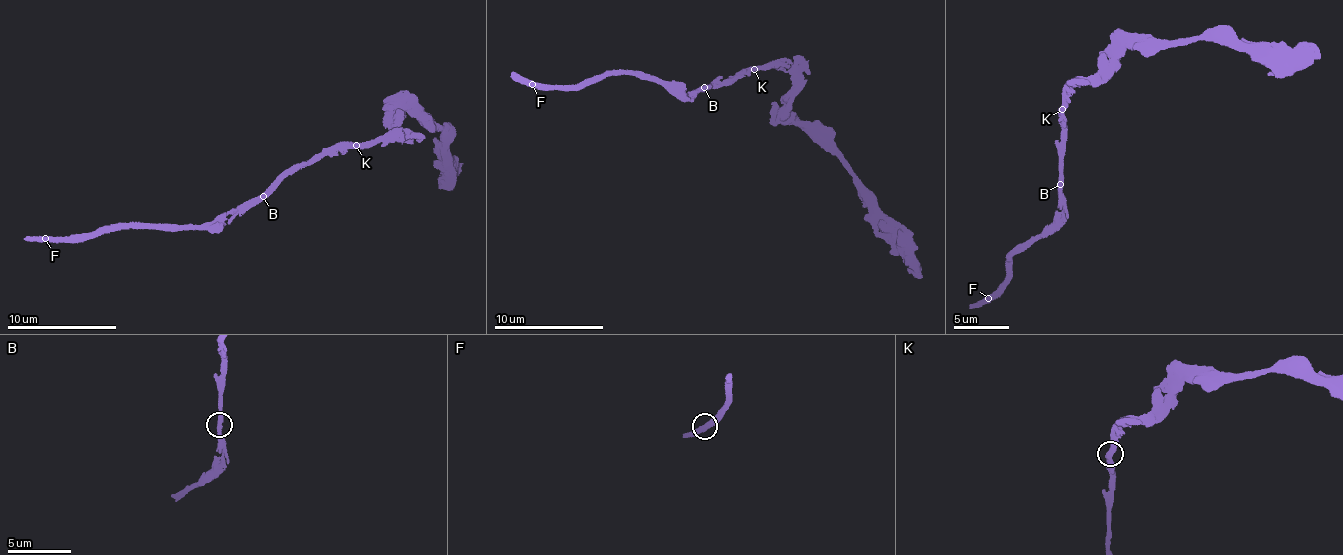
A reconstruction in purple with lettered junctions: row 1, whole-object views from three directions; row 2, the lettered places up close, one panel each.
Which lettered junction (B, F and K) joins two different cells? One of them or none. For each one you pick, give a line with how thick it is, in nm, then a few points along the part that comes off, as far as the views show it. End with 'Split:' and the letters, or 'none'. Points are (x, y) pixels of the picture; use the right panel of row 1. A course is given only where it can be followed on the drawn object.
Split: none

